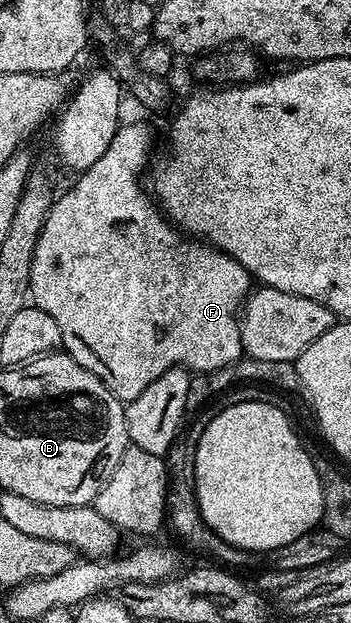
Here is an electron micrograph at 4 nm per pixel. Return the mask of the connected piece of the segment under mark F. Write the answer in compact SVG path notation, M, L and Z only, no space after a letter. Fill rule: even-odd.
M124 122L117 129L113 141L109 141L109 149L89 169L78 176L75 187L60 194L54 200L45 217L45 225L41 229L41 237L37 237L37 249L33 249L33 265L31 266L30 302L41 308L53 321L57 321L57 329L61 329L62 350L77 361L89 373L93 373L121 401L130 401L141 397L145 385L157 381L161 373L174 367L185 367L195 373L215 371L218 367L228 367L230 363L239 362L244 354L243 341L239 336L241 308L253 287L253 280L247 270L231 255L226 255L218 247L195 237L188 237L176 224L172 223L157 206L150 194L143 192L139 178L143 175L143 166L151 155L151 131L143 123Z

